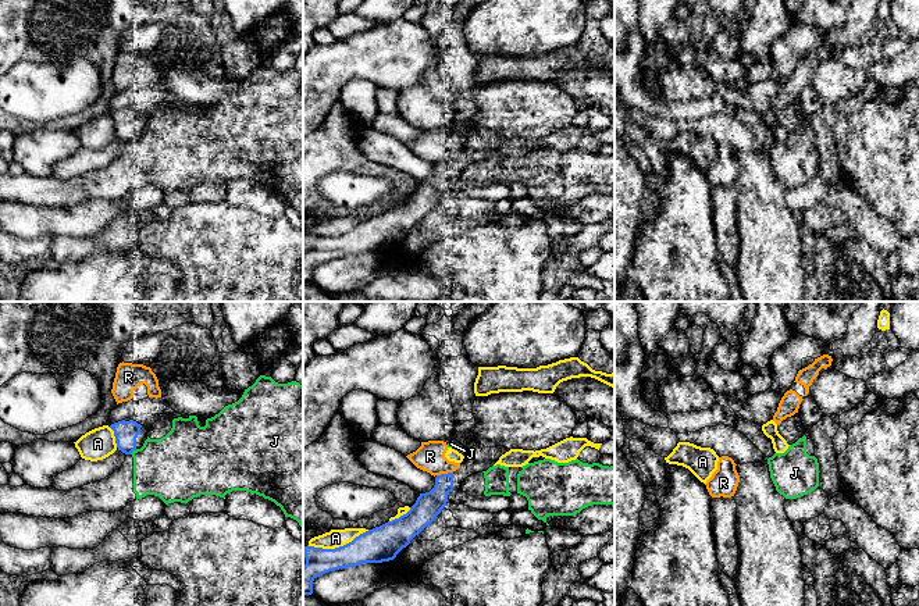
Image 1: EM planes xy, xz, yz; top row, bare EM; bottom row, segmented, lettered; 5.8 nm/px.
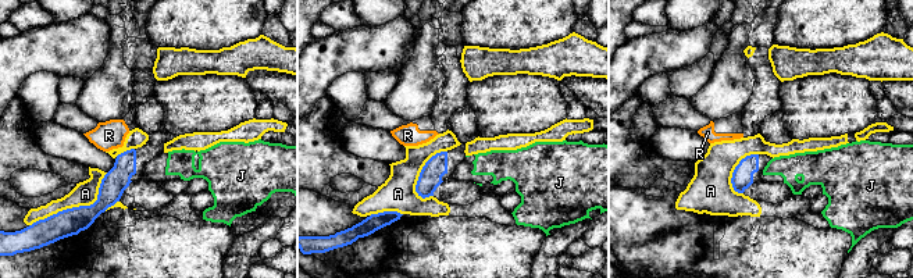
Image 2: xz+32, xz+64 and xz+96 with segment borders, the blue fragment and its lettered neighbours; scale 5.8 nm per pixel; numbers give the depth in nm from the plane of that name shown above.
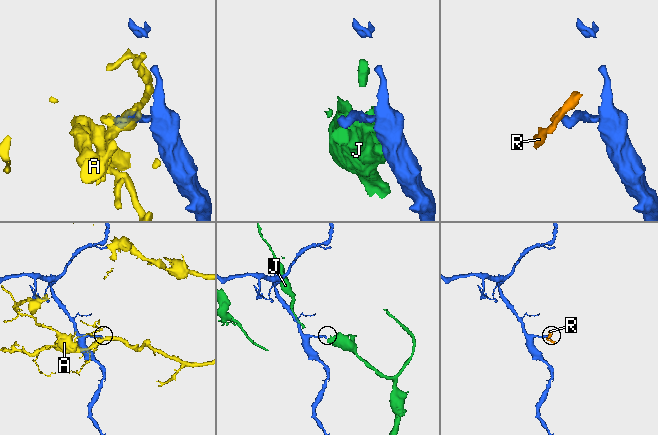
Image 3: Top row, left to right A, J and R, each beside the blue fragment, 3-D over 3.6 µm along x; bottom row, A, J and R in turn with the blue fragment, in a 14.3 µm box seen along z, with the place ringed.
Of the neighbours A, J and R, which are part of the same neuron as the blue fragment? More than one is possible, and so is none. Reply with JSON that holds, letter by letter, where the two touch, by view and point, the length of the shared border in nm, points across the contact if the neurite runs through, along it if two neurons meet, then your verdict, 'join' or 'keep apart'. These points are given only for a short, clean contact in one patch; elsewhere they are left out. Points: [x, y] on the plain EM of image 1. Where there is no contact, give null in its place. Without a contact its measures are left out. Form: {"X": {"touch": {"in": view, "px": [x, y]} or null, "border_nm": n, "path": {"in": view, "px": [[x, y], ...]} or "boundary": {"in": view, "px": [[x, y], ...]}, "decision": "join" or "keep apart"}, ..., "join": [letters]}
{"A": {"touch": {"in": "xz", "px": [339, 235]}, "border_nm": 380, "decision": "keep apart"}, "J": {"touch": {"in": "xy", "px": [132, 139]}, "border_nm": 50, "decision": "keep apart"}, "R": {"touch": {"in": "xz", "px": [444, 163]}, "border_nm": 100, "decision": "keep apart"}, "join": []}

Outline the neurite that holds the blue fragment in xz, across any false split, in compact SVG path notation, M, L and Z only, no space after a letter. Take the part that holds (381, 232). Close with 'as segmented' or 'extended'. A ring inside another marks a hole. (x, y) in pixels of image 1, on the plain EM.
M477 132L469 138L456 160L435 164L434 177L420 182L410 199L399 207L368 218L335 238L304 235L303 285L313 282L313 270L325 261L363 252L393 249L416 224L437 207L446 195L449 181L460 178L463 170L471 163L487 160L509 139L505 135L485 136Z | extended

